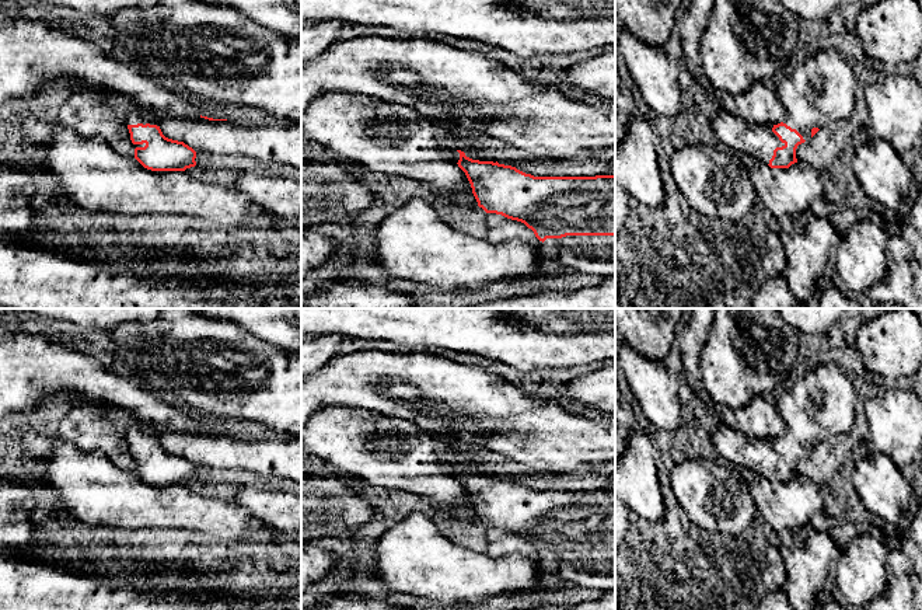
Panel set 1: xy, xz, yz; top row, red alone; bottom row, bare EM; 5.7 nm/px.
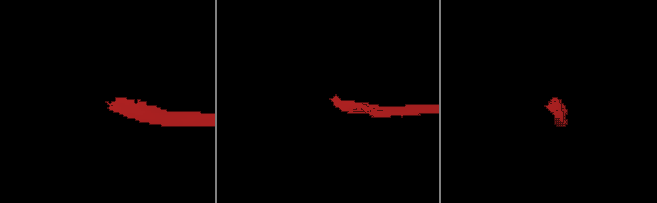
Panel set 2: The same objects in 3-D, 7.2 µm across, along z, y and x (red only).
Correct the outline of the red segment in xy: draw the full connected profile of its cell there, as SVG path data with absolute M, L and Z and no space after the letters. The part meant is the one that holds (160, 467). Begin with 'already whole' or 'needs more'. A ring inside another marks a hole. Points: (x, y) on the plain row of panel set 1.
needs more; M0 321L0 421L10 414L28 412L52 402L60 393L76 393L77 405L91 401L119 407L133 415L133 425L126 429L126 438L135 473L144 482L185 485L196 480L196 466L184 456L165 452L158 438L163 428L177 432L200 432L198 421L130 376L105 369L92 355L49 341L45 334L31 334Z

